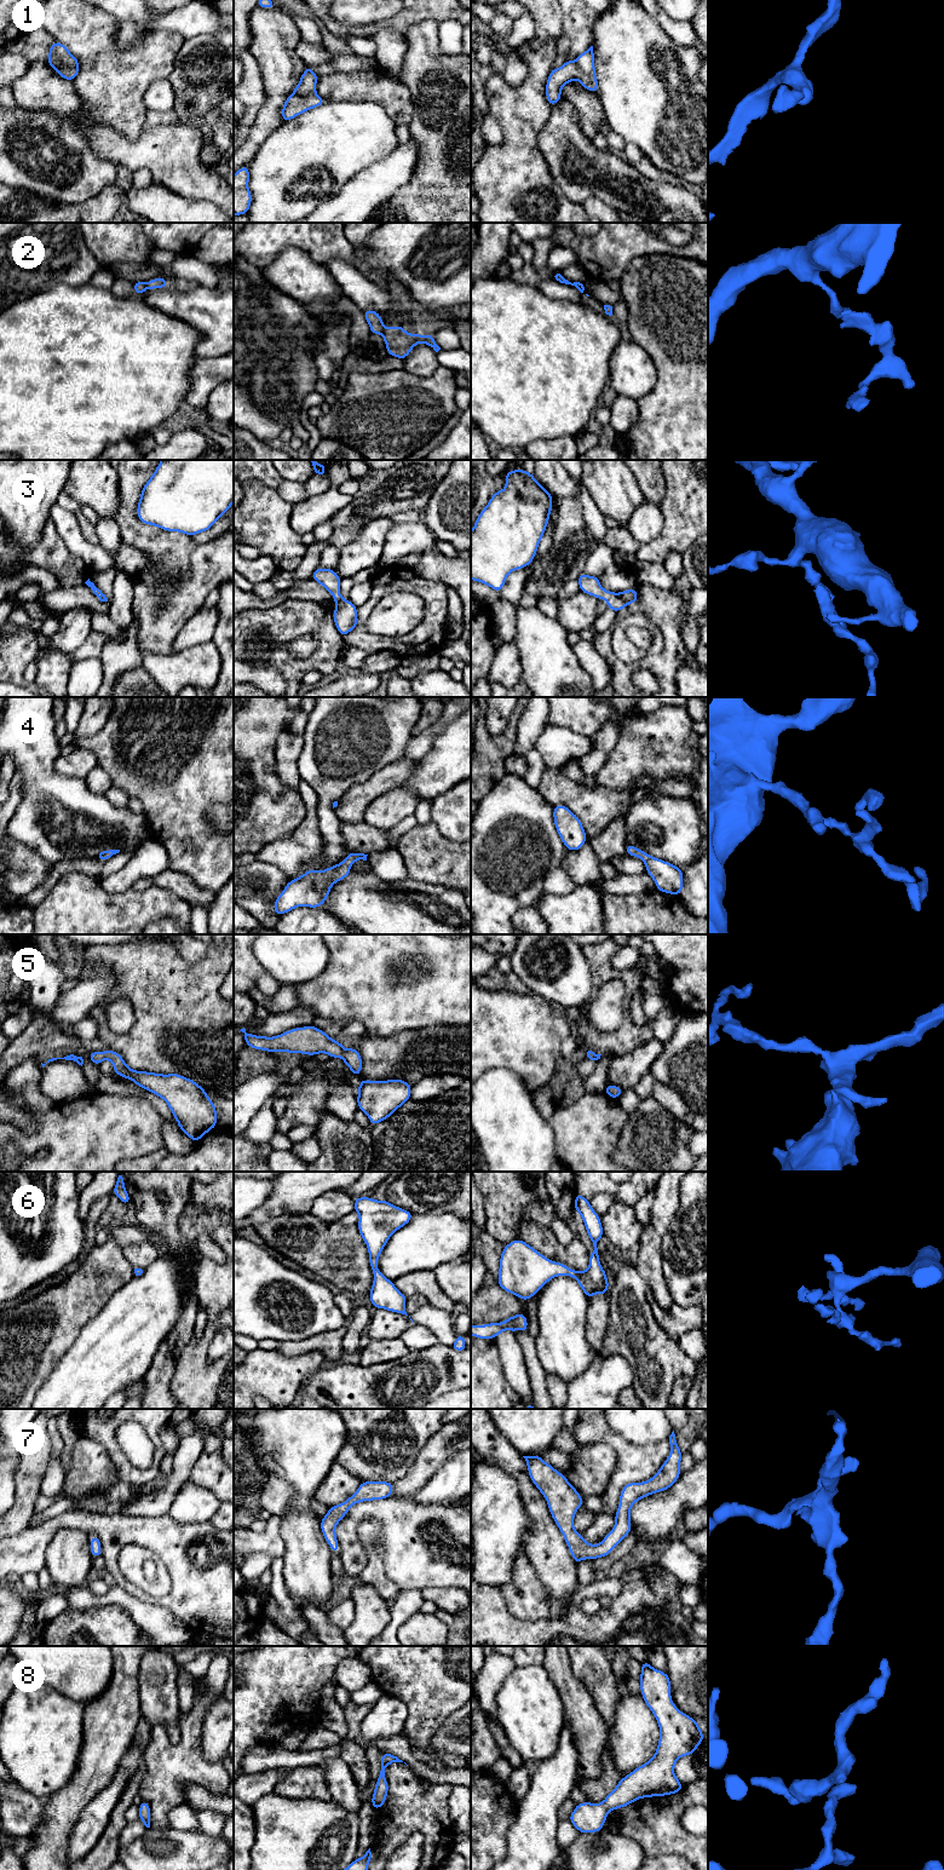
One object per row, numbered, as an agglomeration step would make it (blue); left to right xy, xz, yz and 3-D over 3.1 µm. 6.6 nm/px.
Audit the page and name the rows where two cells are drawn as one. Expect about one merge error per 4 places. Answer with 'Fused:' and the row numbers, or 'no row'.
Fused: 2

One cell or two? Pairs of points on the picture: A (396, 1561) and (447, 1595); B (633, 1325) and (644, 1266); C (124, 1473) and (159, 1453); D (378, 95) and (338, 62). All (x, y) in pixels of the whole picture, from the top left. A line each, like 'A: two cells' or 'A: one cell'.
A: two cells
B: two cells
C: one cell
D: two cells

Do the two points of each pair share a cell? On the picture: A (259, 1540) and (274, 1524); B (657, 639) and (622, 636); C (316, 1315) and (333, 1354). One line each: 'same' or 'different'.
A: same
B: same
C: different

